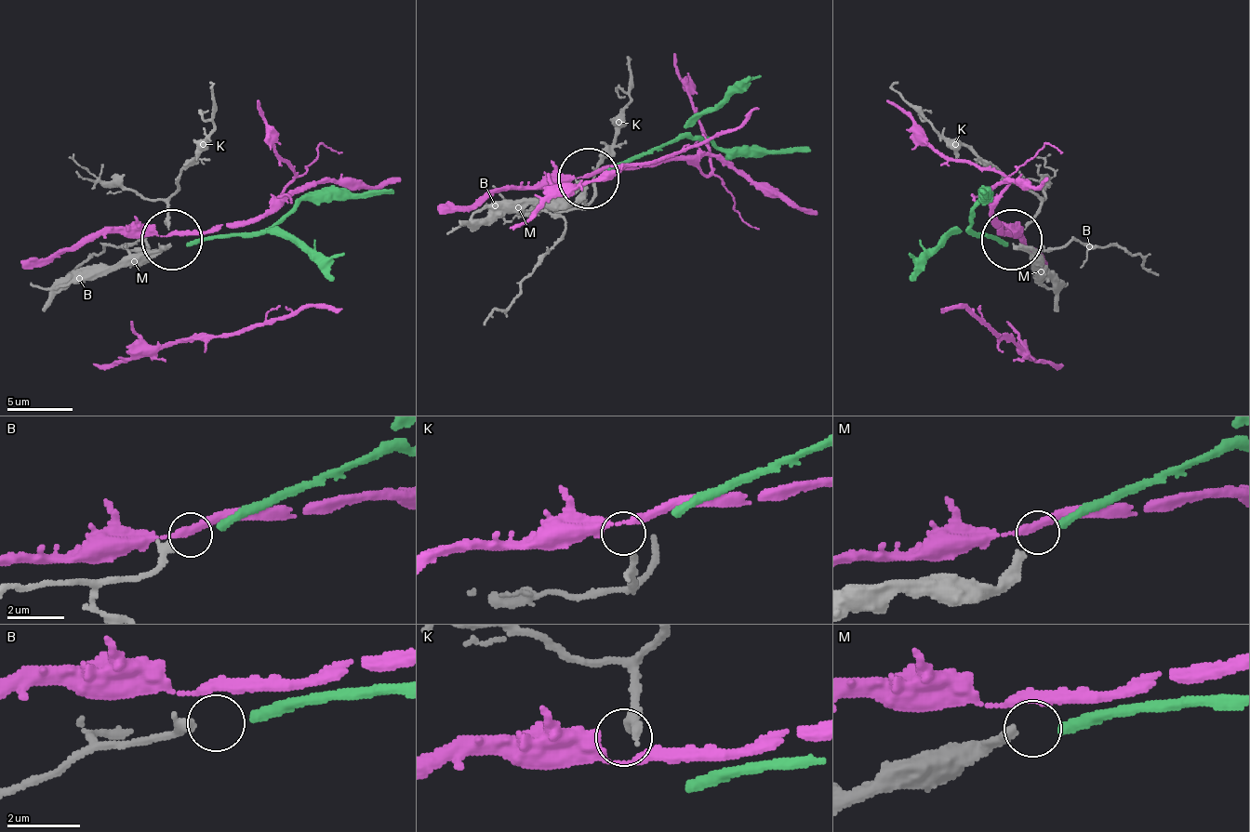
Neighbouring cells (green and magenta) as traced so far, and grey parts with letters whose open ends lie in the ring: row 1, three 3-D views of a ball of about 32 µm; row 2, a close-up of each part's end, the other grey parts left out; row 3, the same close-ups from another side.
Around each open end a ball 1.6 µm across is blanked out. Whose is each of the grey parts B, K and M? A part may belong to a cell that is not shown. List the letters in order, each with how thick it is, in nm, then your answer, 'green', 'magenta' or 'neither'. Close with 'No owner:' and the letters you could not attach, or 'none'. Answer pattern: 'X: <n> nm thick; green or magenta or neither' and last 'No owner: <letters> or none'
B: 320 nm thick; neither
K: 240 nm thick; magenta
M: 300 nm thick; green
No owner: B

